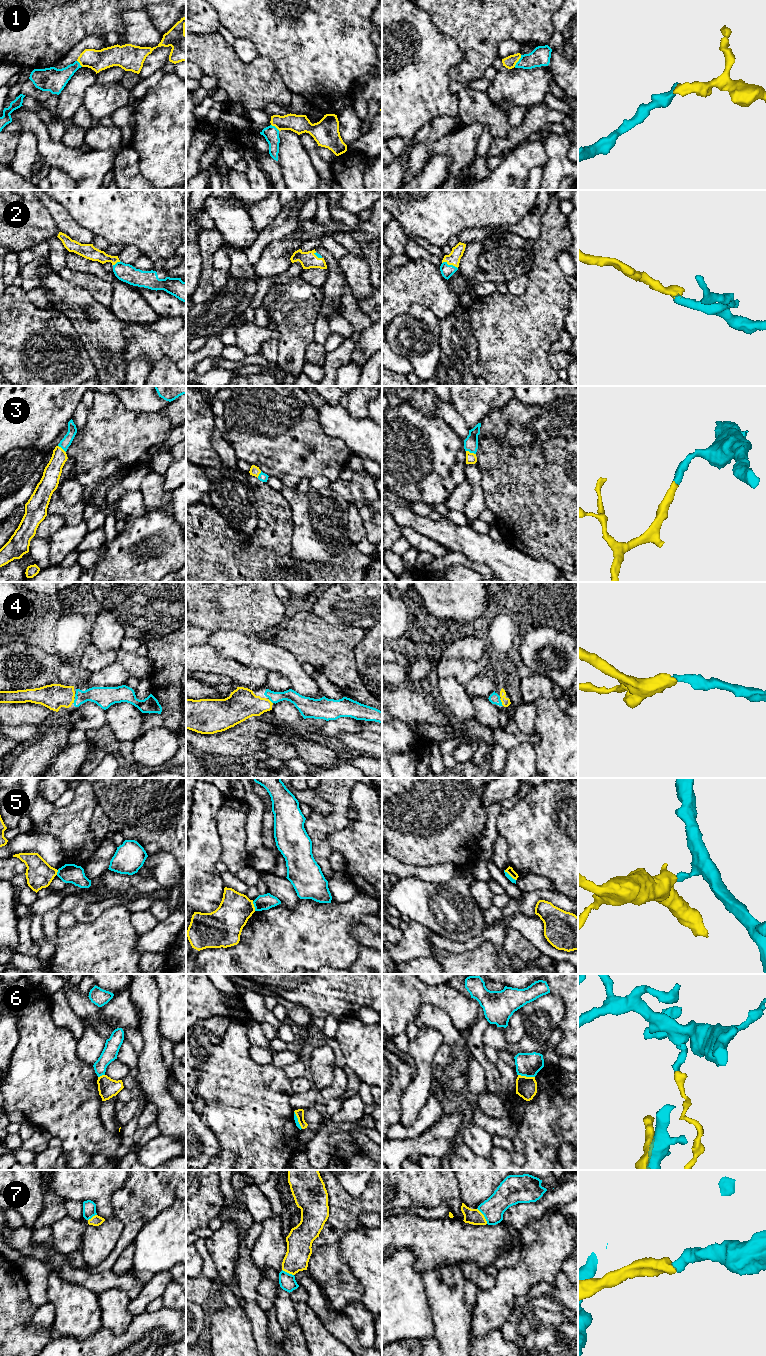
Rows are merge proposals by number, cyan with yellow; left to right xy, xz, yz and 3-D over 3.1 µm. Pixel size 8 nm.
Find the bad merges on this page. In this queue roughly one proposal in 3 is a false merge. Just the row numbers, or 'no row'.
5, 6

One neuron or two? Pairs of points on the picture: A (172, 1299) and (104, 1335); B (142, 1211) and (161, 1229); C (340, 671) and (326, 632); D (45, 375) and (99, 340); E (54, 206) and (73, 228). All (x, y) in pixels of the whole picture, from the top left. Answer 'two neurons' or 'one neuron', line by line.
A: two neurons
B: two neurons
C: one neuron
D: two neurons
E: one neuron

